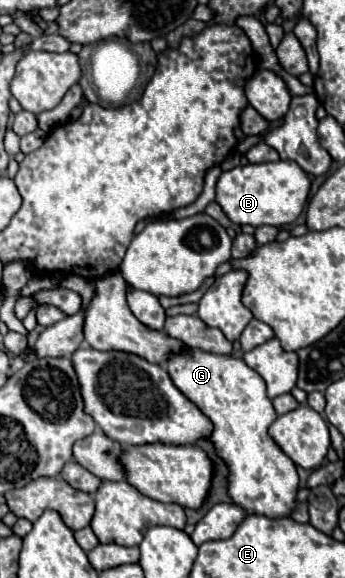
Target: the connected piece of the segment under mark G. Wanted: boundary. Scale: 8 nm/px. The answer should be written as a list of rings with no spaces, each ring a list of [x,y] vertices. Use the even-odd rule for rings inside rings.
[[[185,346],[181,352],[171,354],[167,358],[167,372],[173,380],[173,384],[213,422],[213,434],[211,442],[217,448],[217,454],[227,462],[229,466],[229,496],[237,506],[247,510],[249,514],[263,514],[269,518],[281,518],[289,516],[289,512],[295,508],[295,494],[299,486],[299,476],[295,470],[293,460],[279,448],[279,444],[269,436],[269,426],[275,422],[277,412],[271,404],[271,400],[265,394],[265,382],[255,374],[253,368],[249,368],[241,356],[221,356],[221,354],[209,354],[205,350],[195,350]]]

